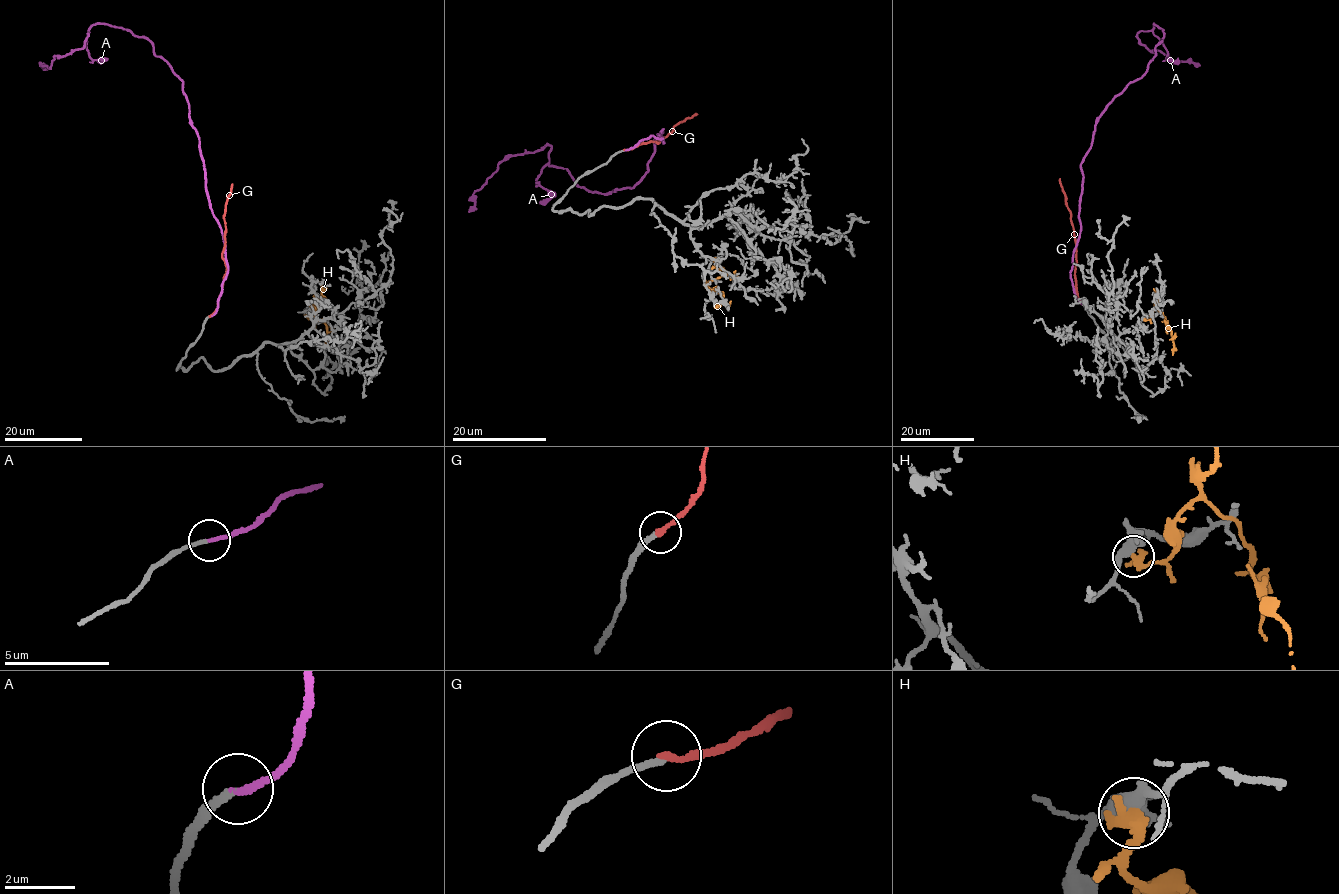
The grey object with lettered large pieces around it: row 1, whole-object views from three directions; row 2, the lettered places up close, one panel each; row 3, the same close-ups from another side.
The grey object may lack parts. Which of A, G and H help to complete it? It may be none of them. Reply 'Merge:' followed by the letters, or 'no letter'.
Merge: A

